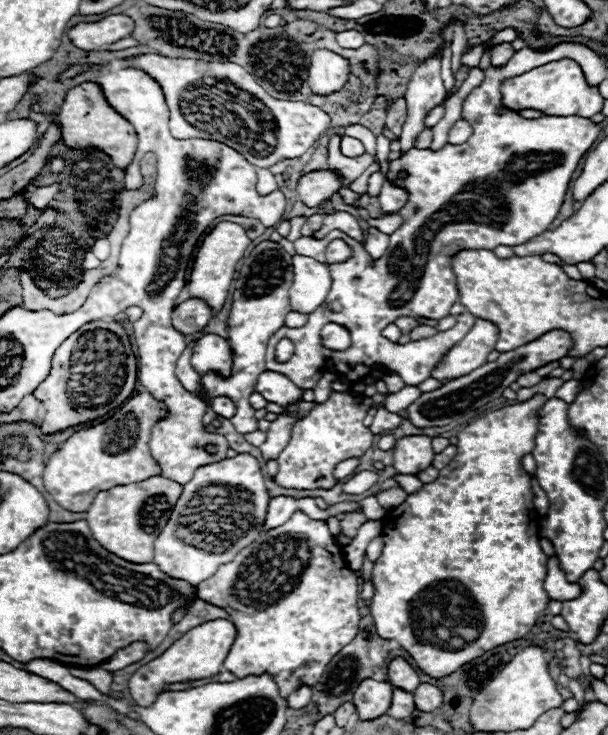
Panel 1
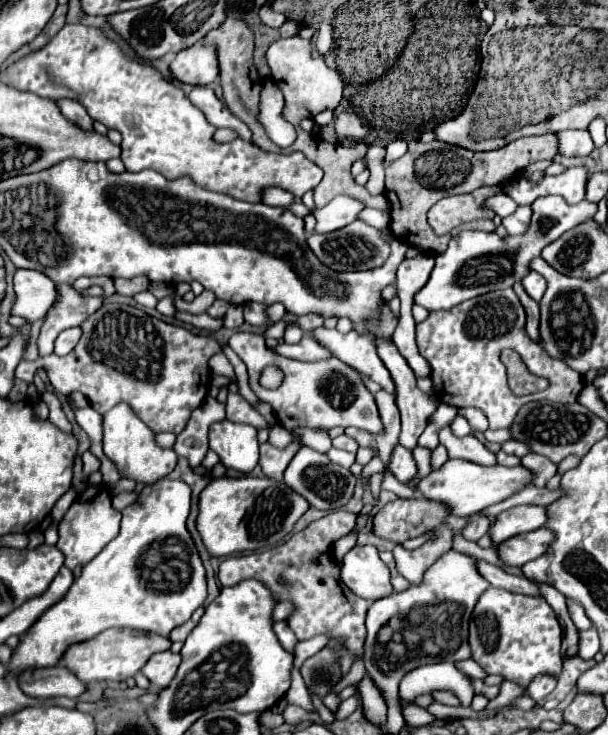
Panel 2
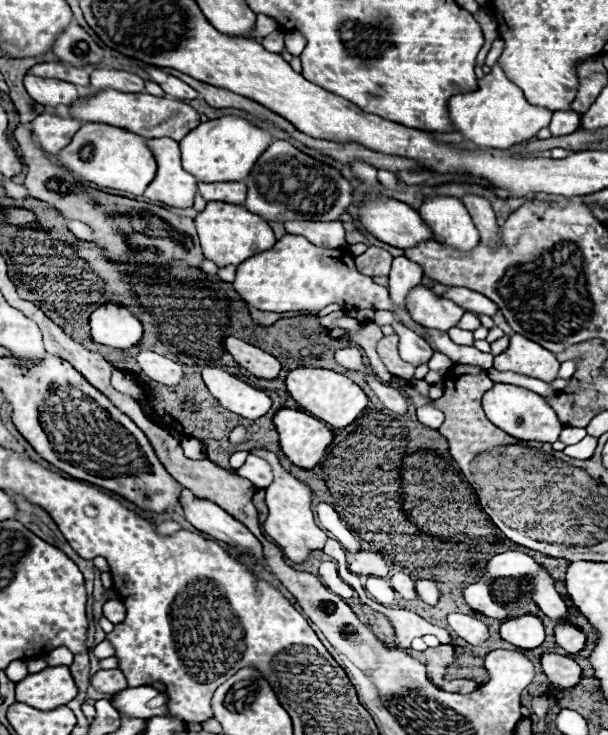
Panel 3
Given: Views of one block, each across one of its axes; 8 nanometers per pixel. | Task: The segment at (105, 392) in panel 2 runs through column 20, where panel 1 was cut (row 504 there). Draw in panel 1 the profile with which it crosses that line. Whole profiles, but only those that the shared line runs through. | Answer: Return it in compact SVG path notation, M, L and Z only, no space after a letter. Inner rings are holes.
M375 496L364 498L361 502L362 511L368 520L381 519L386 510L381 507Z

